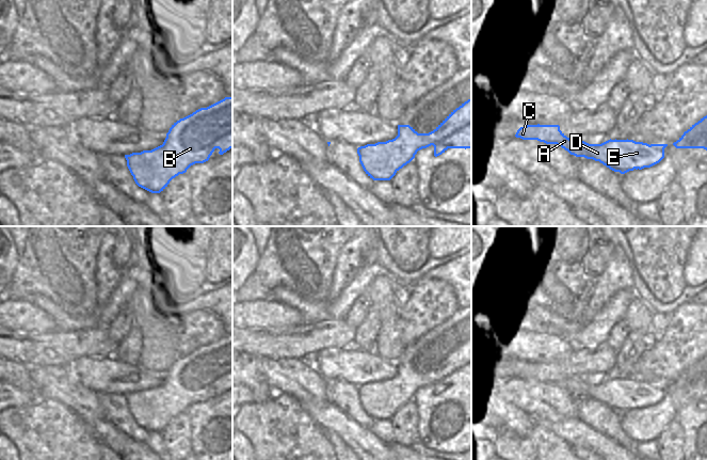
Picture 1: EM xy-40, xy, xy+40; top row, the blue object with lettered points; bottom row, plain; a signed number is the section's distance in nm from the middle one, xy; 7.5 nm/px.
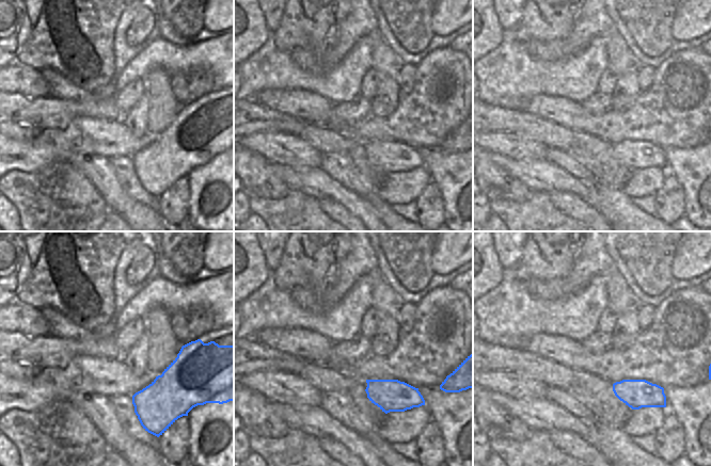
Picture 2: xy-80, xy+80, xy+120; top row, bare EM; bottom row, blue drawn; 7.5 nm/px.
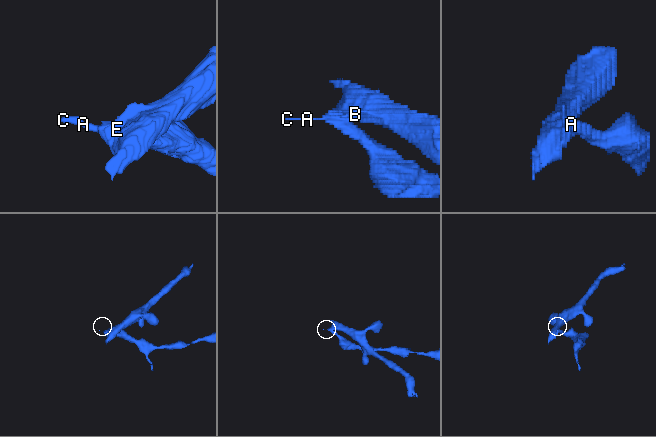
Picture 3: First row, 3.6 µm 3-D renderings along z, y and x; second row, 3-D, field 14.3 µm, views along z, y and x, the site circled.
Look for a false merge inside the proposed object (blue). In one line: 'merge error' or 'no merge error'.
merge error

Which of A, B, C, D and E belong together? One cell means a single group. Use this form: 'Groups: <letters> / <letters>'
Groups: A C D E / B.

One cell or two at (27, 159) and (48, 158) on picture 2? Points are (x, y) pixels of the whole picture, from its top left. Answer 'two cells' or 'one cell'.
one cell

